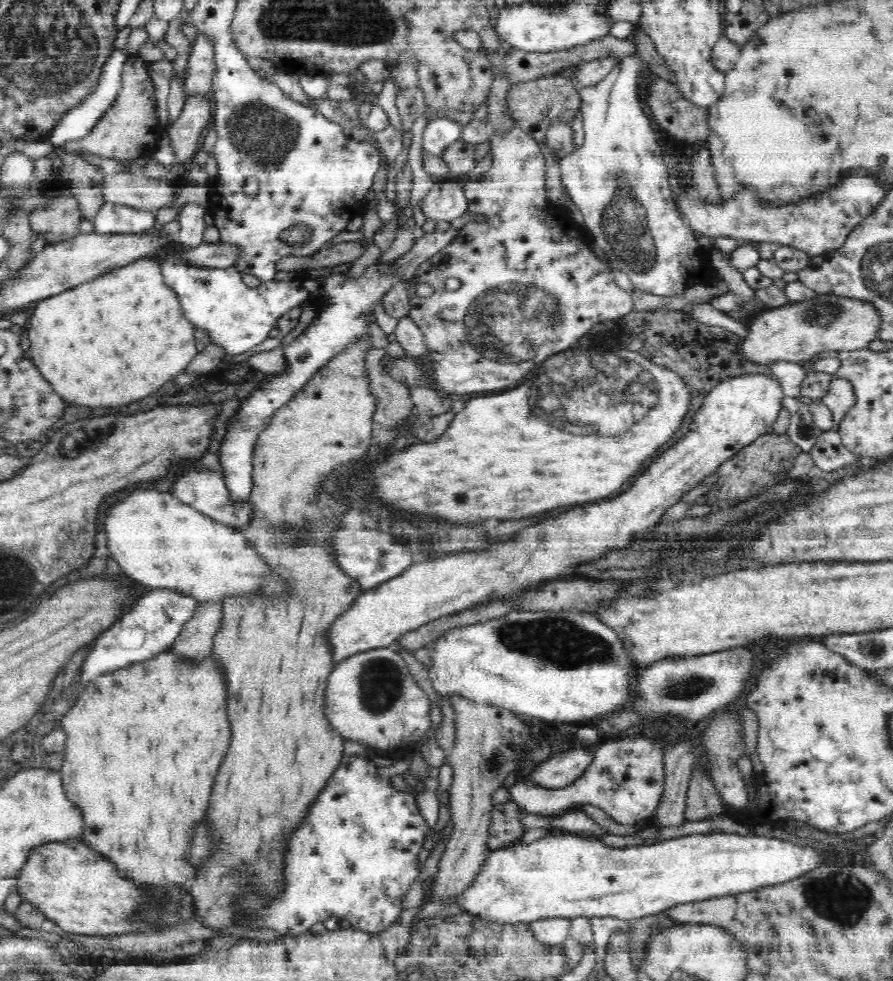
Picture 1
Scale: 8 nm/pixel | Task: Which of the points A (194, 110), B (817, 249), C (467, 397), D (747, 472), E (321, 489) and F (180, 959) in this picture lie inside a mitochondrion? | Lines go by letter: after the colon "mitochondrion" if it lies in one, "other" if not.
A: other
B: other
C: other
D: mitochondrion
E: other
F: other

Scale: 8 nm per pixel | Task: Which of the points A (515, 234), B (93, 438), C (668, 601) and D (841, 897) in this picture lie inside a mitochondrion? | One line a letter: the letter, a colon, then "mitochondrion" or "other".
A: other
B: mitochondrion
C: other
D: mitochondrion

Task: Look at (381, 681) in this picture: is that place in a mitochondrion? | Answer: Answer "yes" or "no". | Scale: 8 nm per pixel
yes

